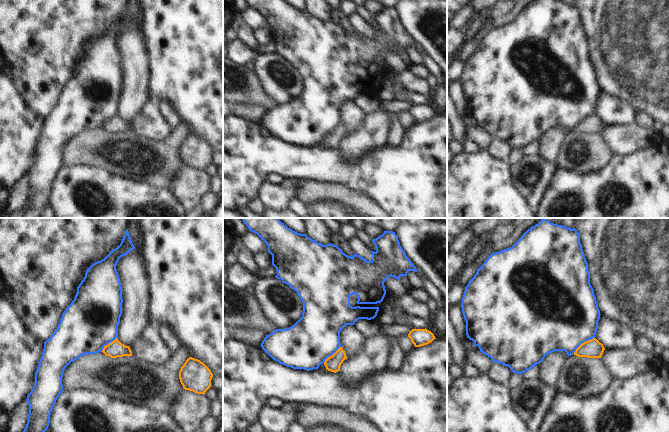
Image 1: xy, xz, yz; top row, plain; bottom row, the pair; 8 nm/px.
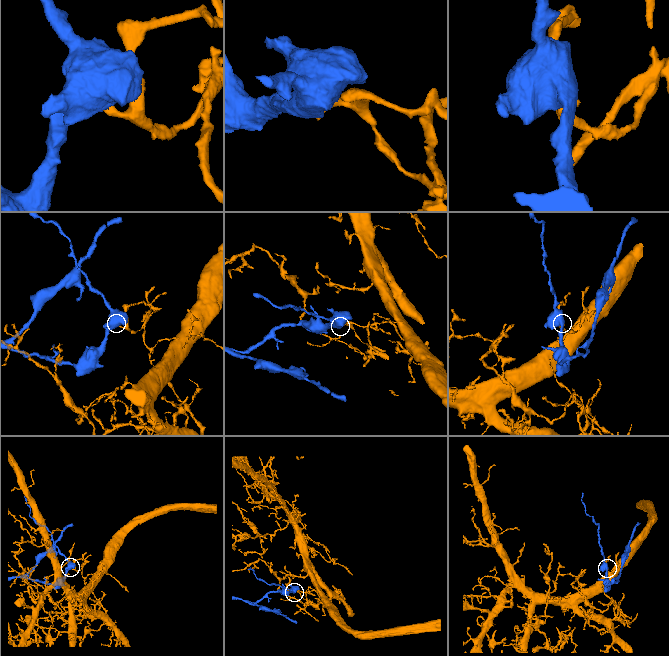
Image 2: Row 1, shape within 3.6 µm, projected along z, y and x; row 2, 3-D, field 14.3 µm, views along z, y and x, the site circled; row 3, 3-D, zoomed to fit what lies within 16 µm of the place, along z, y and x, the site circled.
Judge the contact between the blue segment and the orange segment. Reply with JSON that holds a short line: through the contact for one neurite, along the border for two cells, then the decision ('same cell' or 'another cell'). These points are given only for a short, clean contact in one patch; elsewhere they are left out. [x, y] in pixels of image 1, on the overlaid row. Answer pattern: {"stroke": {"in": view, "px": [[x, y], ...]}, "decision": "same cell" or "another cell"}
{"stroke": {"in": "yz", "px": [[594, 337], [584, 341], [573, 353]]}, "decision": "another cell"}

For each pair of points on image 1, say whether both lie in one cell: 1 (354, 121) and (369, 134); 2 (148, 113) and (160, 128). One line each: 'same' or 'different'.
1: different
2: same

